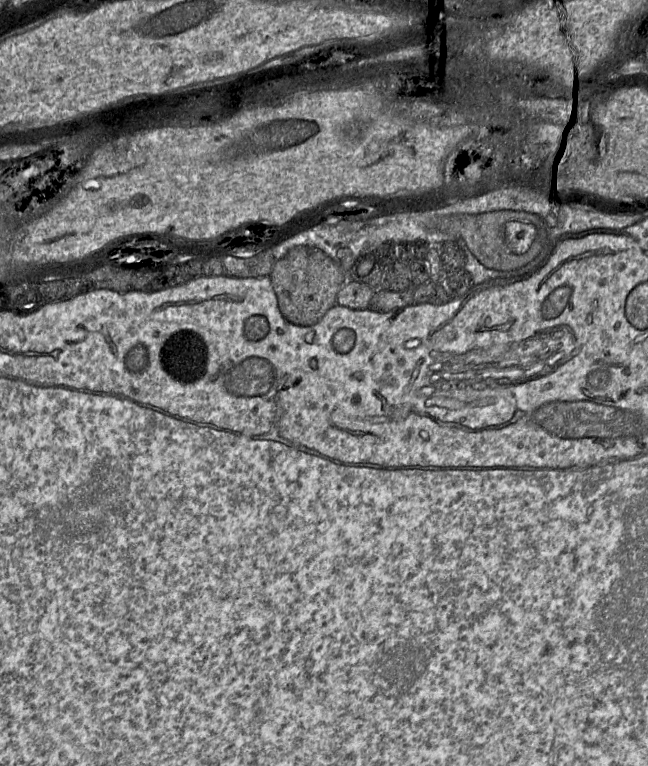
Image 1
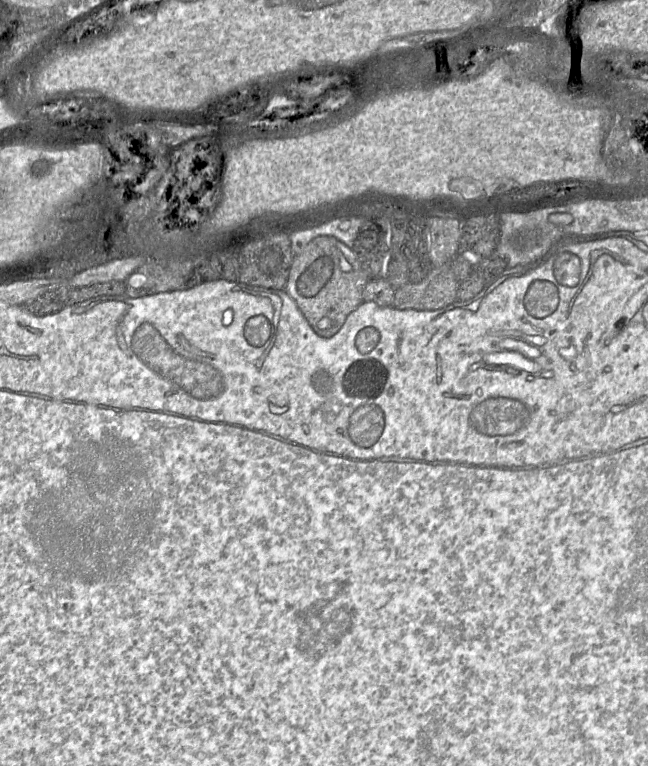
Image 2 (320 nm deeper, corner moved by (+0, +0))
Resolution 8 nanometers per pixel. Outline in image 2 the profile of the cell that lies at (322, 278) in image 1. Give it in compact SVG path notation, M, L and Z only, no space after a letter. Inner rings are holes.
M318 236L307 244L303 252L295 255L285 291L295 301L314 332L325 338L336 335L347 317L363 303L362 293L369 279L353 249L332 236Z

